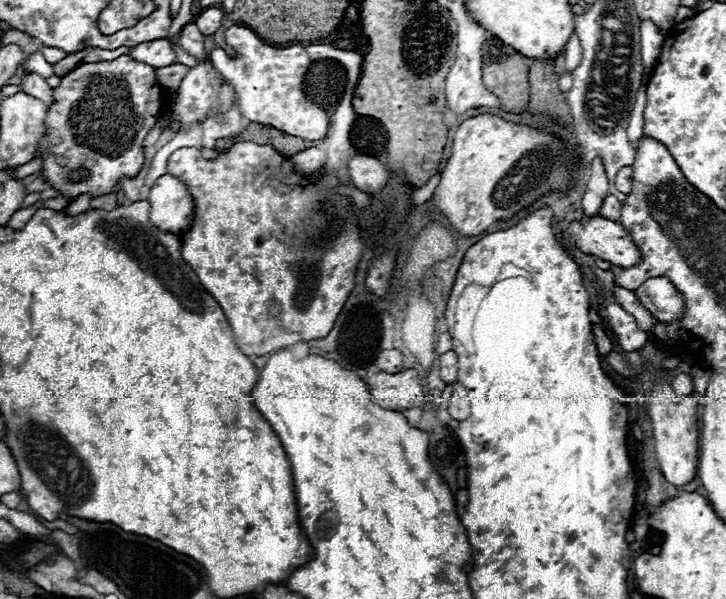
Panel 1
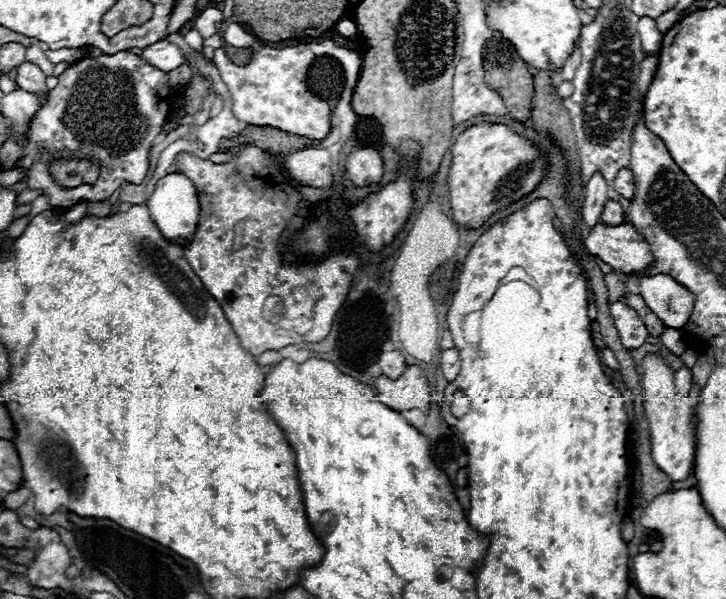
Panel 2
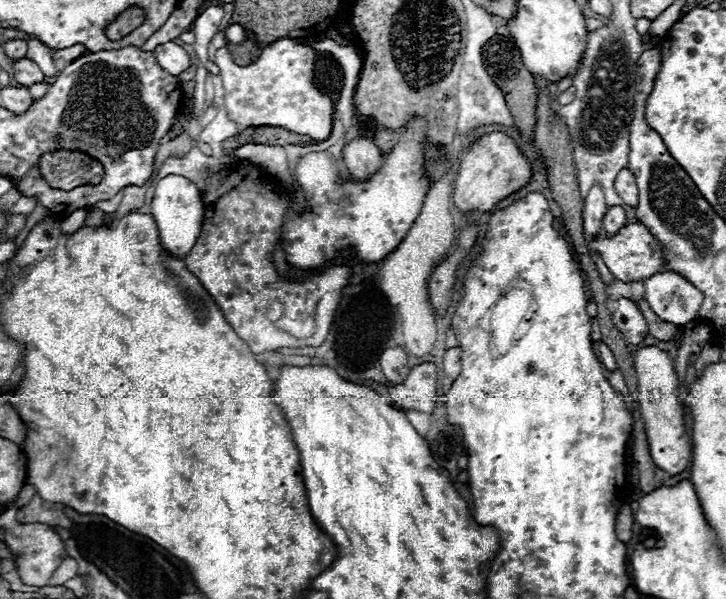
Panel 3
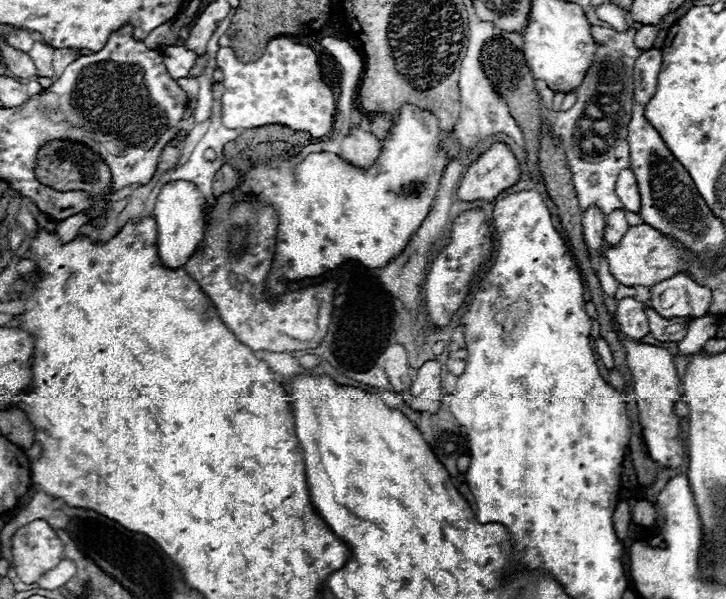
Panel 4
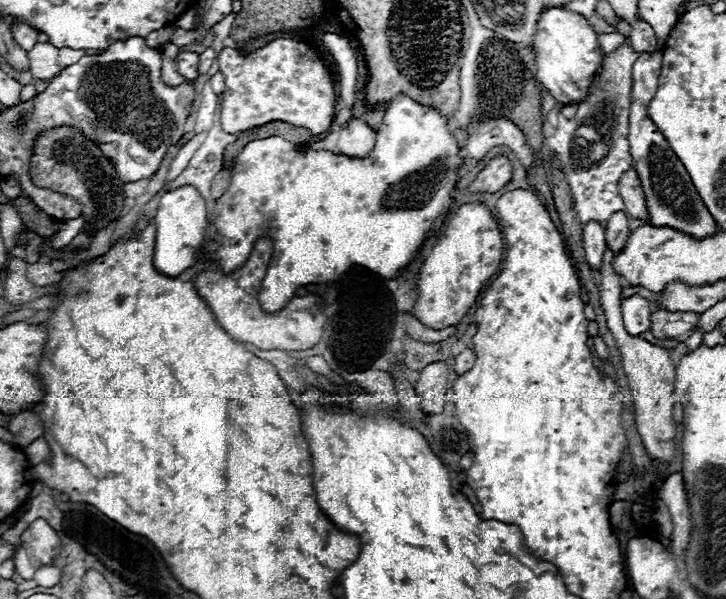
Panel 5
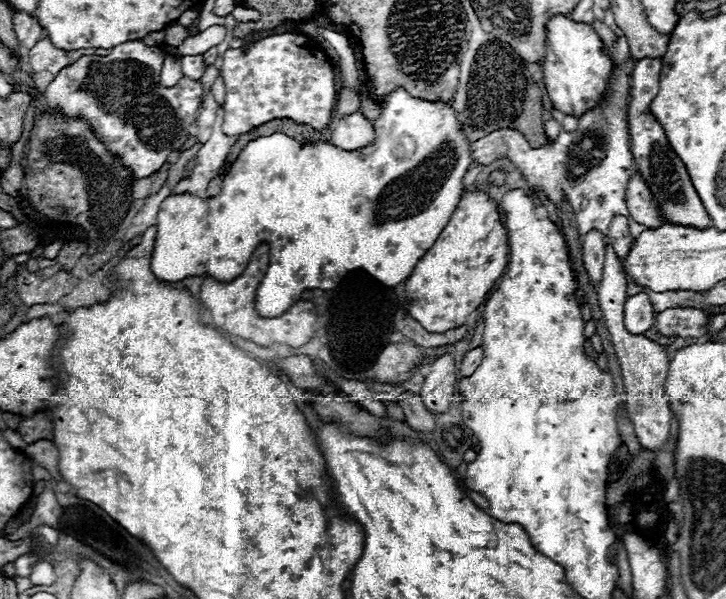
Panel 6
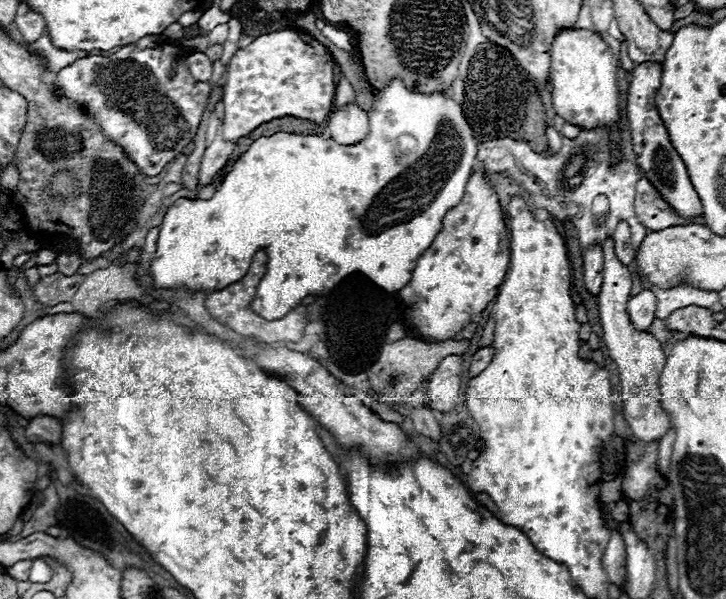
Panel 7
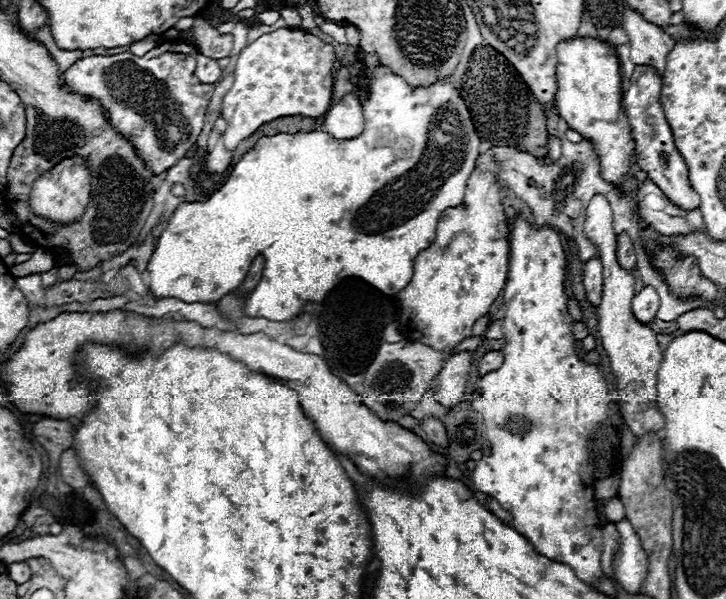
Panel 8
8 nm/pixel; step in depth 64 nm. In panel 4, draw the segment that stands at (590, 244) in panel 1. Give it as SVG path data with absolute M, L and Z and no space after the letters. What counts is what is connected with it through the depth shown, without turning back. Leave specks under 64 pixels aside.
M648 224L630 226L626 230L626 234L622 236L622 240L616 246L602 248L602 254L606 256L608 266L610 266L610 272L614 274L614 278L620 284L626 284L626 286L636 286L636 284L652 286L654 282L666 280L672 274L686 272L684 254L680 252L680 248L676 244L672 244L670 238L662 236L658 230L654 230Z

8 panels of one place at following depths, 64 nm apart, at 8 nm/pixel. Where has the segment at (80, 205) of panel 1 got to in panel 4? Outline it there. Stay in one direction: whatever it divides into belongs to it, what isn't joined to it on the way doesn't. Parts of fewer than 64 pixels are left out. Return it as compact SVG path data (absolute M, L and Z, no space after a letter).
M78 212L78 214L62 220L62 222L56 226L56 232L58 232L58 236L60 236L62 242L70 242L70 240L80 232L82 224L86 224L86 222L88 222L88 216L86 216L84 212Z

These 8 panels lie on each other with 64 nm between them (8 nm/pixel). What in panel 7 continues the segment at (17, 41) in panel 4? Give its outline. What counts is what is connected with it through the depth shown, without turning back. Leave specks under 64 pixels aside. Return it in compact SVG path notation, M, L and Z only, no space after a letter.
M24 2L18 6L16 10L16 18L14 18L14 26L18 28L22 40L30 46L34 44L46 30L44 18L38 12L32 12Z

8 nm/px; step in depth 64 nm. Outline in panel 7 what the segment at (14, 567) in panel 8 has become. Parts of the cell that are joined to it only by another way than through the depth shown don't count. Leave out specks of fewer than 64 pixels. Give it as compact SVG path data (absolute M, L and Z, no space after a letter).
M20 560L20 562L16 562L16 564L8 570L8 574L10 574L14 580L26 580L28 574L30 574L30 566L32 566L32 560Z

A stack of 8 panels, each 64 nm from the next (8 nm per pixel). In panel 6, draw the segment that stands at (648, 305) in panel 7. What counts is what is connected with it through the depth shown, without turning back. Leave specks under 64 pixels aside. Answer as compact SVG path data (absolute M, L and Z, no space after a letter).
M640 292L624 302L624 326L630 334L644 334L654 324L654 308L648 294Z

